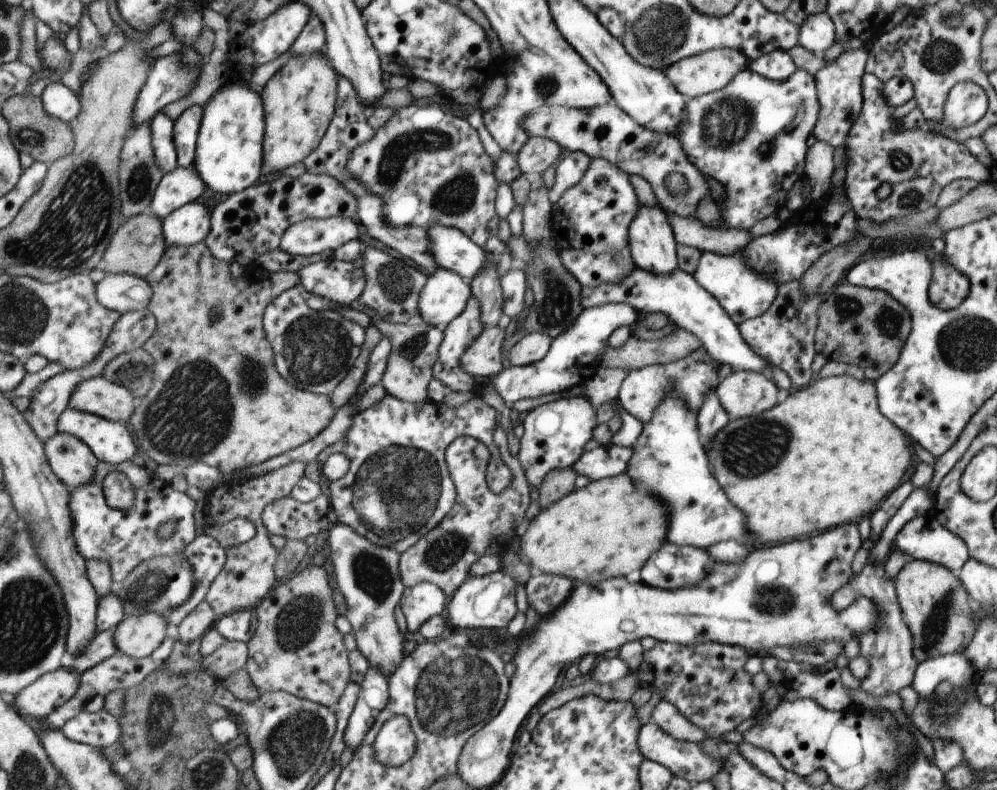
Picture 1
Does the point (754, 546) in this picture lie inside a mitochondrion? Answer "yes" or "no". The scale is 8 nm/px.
no

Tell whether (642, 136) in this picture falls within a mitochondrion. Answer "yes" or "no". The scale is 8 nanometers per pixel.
no

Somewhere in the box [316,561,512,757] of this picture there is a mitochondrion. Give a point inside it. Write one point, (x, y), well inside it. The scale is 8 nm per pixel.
(449, 698)

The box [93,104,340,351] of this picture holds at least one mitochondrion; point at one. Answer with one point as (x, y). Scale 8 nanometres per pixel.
(140, 182)

